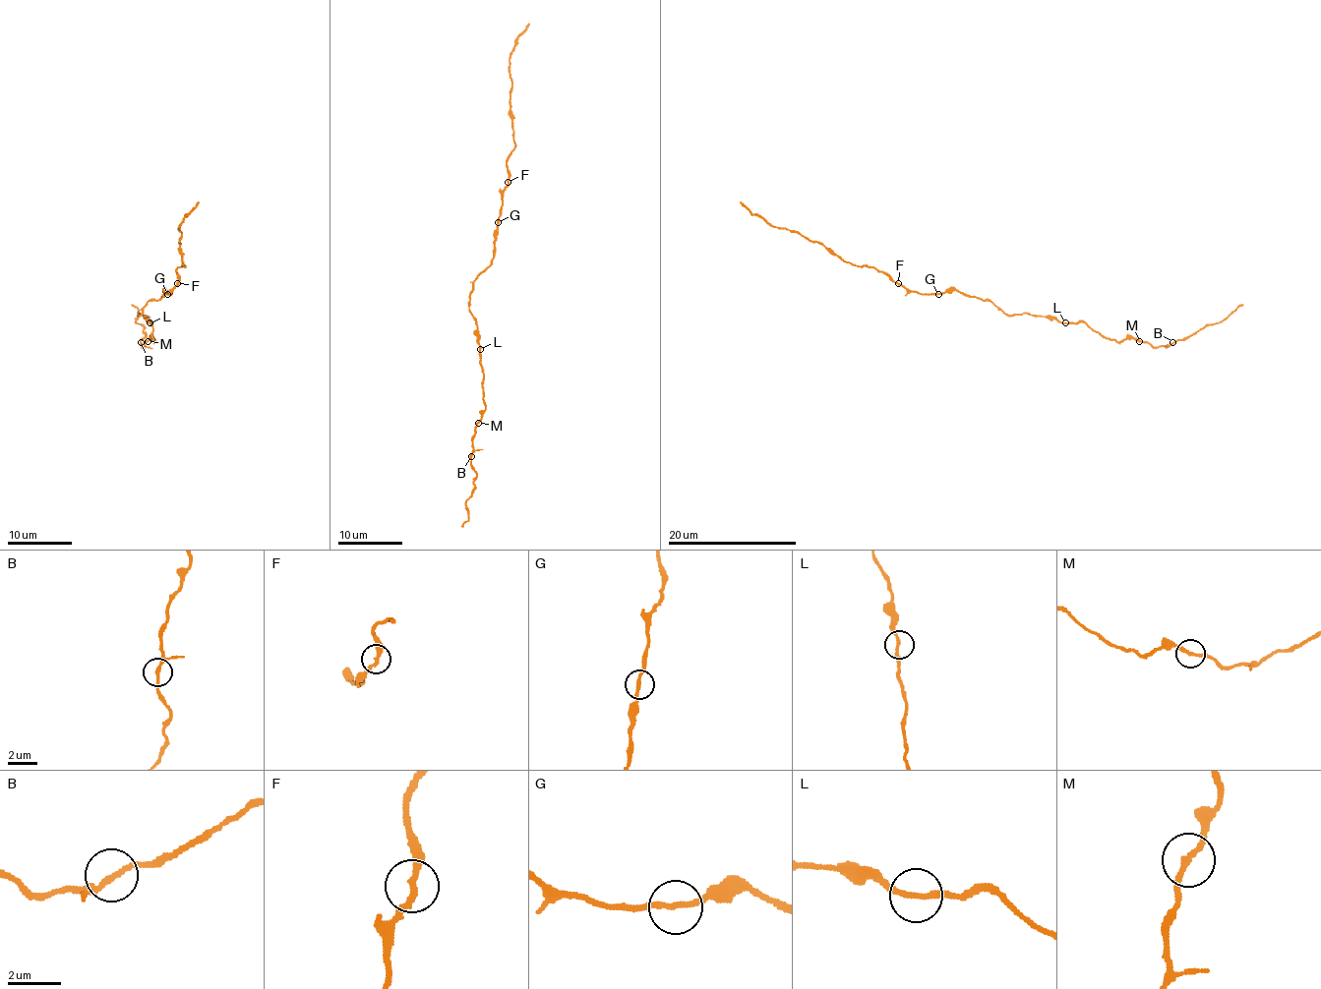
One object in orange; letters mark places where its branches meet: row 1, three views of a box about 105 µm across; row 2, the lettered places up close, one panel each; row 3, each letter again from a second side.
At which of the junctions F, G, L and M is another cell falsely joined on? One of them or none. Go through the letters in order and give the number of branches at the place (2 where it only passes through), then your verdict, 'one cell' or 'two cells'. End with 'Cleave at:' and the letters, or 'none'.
F: 2 | one cell
G: 2 | one cell
L: 2 | one cell
M: 2 | one cell
Cleave at: none

